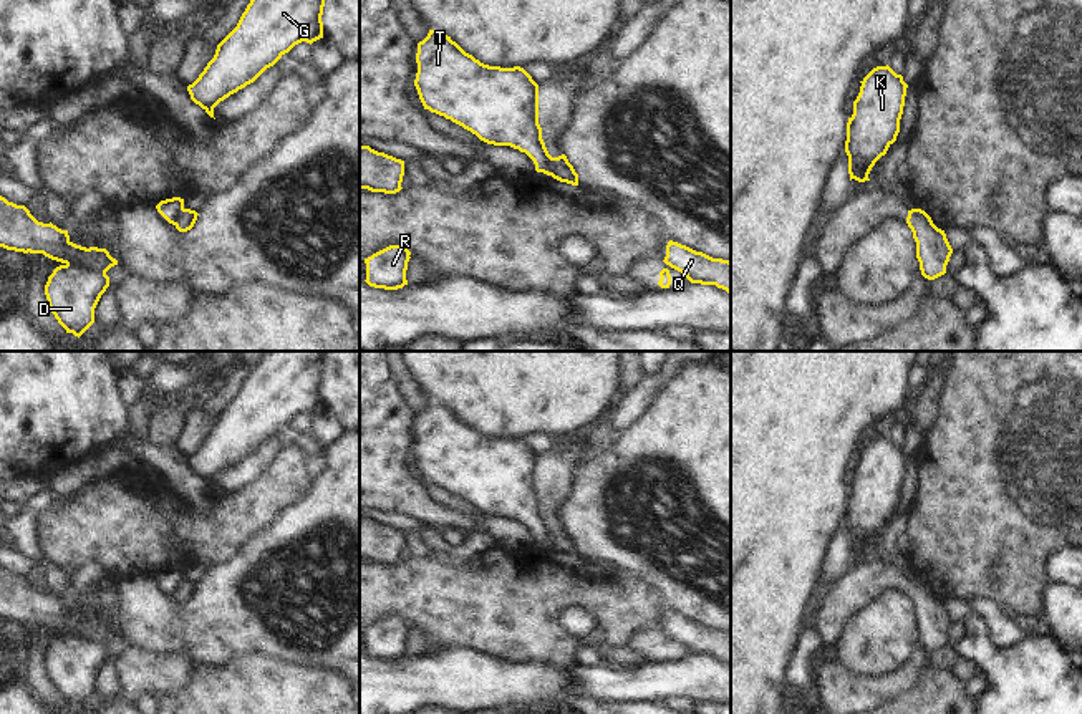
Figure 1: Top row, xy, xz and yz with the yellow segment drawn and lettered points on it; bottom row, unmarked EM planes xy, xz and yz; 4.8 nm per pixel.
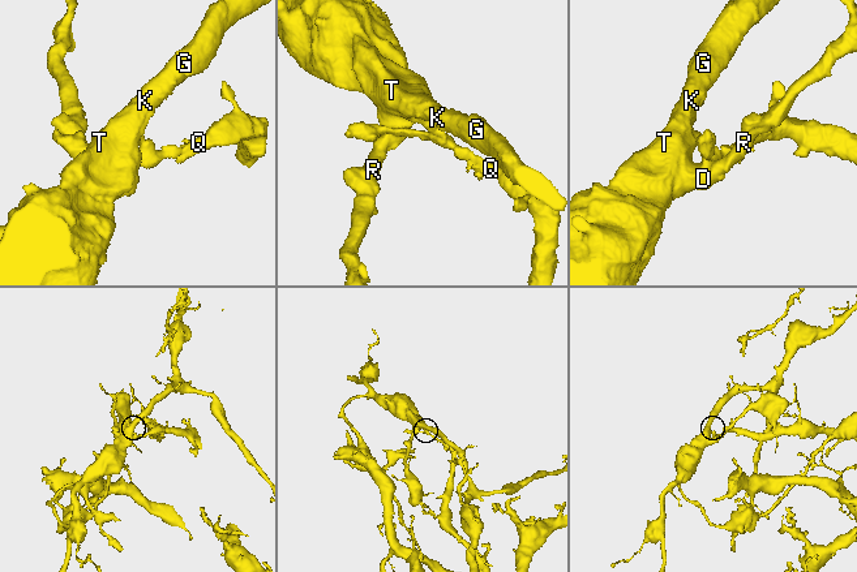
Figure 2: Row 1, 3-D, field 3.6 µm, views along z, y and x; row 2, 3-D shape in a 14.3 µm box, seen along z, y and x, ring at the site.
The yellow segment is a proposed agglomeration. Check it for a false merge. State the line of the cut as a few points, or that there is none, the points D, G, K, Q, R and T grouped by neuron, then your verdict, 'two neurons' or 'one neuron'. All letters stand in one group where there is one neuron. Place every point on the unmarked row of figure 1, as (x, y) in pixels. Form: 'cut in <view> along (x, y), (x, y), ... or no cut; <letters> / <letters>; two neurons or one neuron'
cut in xy along (67, 633), (105, 645); D G K R T / Q; two neurons

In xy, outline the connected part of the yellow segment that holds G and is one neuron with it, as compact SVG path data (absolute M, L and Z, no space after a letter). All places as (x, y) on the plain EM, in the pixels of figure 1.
M268 351L252 368L237 398L217 416L199 449L187 457L191 470L214 489L220 472L254 454L295 416L323 409L325 363L326 351Z

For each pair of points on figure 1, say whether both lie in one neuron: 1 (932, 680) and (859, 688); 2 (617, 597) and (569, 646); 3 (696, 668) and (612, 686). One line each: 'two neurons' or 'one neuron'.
1: two neurons
2: one neuron
3: one neuron

